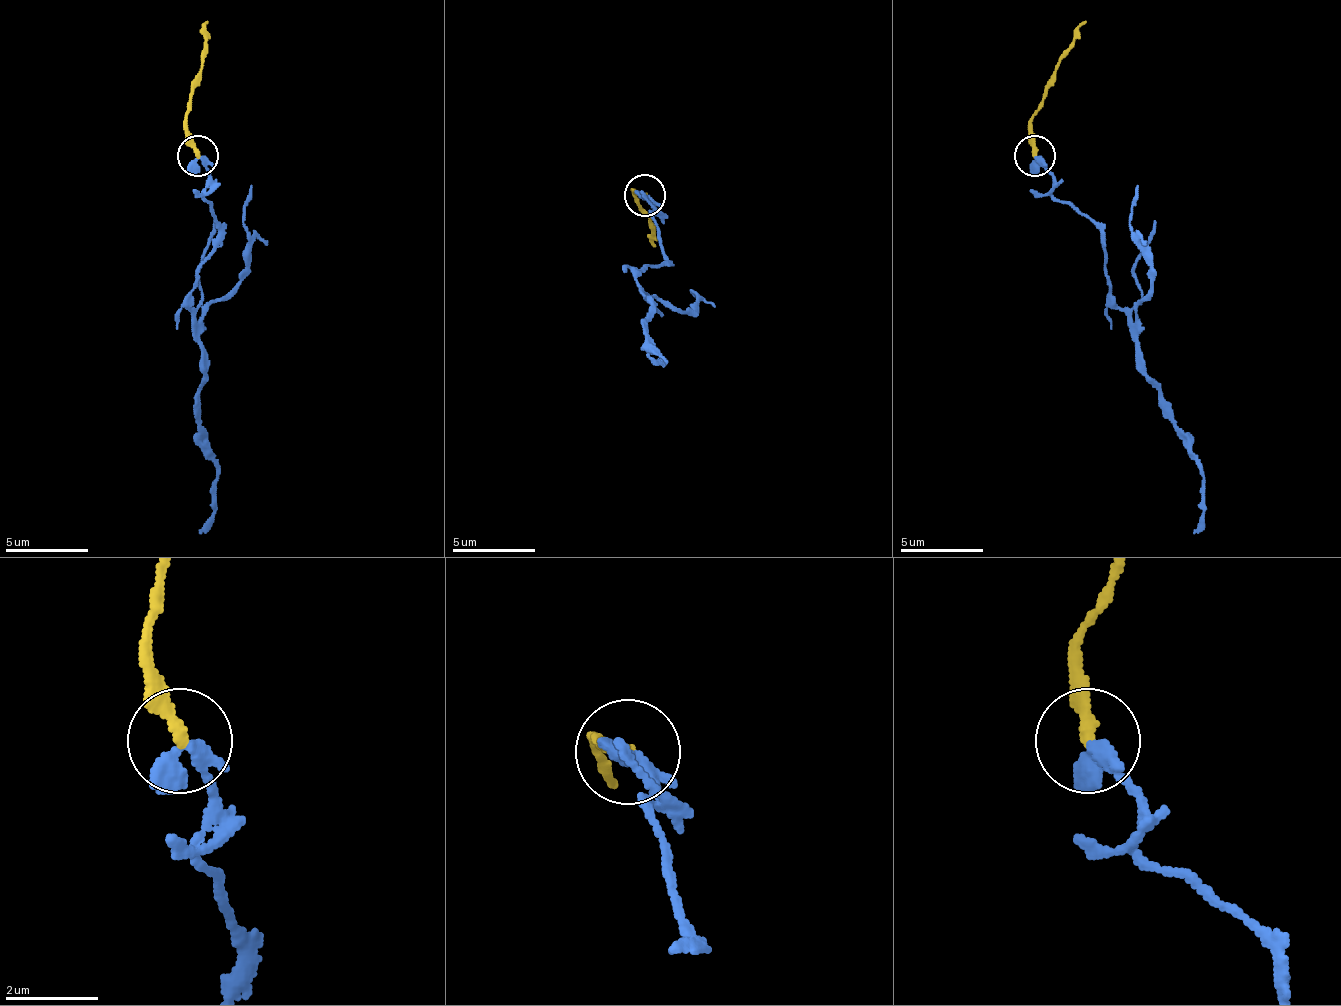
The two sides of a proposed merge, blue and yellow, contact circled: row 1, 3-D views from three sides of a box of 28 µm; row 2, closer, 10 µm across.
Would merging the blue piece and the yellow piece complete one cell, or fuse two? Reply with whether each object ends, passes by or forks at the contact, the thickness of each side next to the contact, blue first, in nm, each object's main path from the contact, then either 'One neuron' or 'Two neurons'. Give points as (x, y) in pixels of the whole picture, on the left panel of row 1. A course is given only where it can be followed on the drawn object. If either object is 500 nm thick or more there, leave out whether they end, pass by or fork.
At the ring blue passes by. At the ring yellow ends. Thickness 320 nm (blue) against 240 nm. Course of blue: (198, 155), (219, 233), (190, 307), (190, 332), (202, 353), (198, 440), (215, 460), (215, 518), (198, 535). Course of yellow: (198, 155), (186, 109), (202, 64), (207, 23). Two neurons

